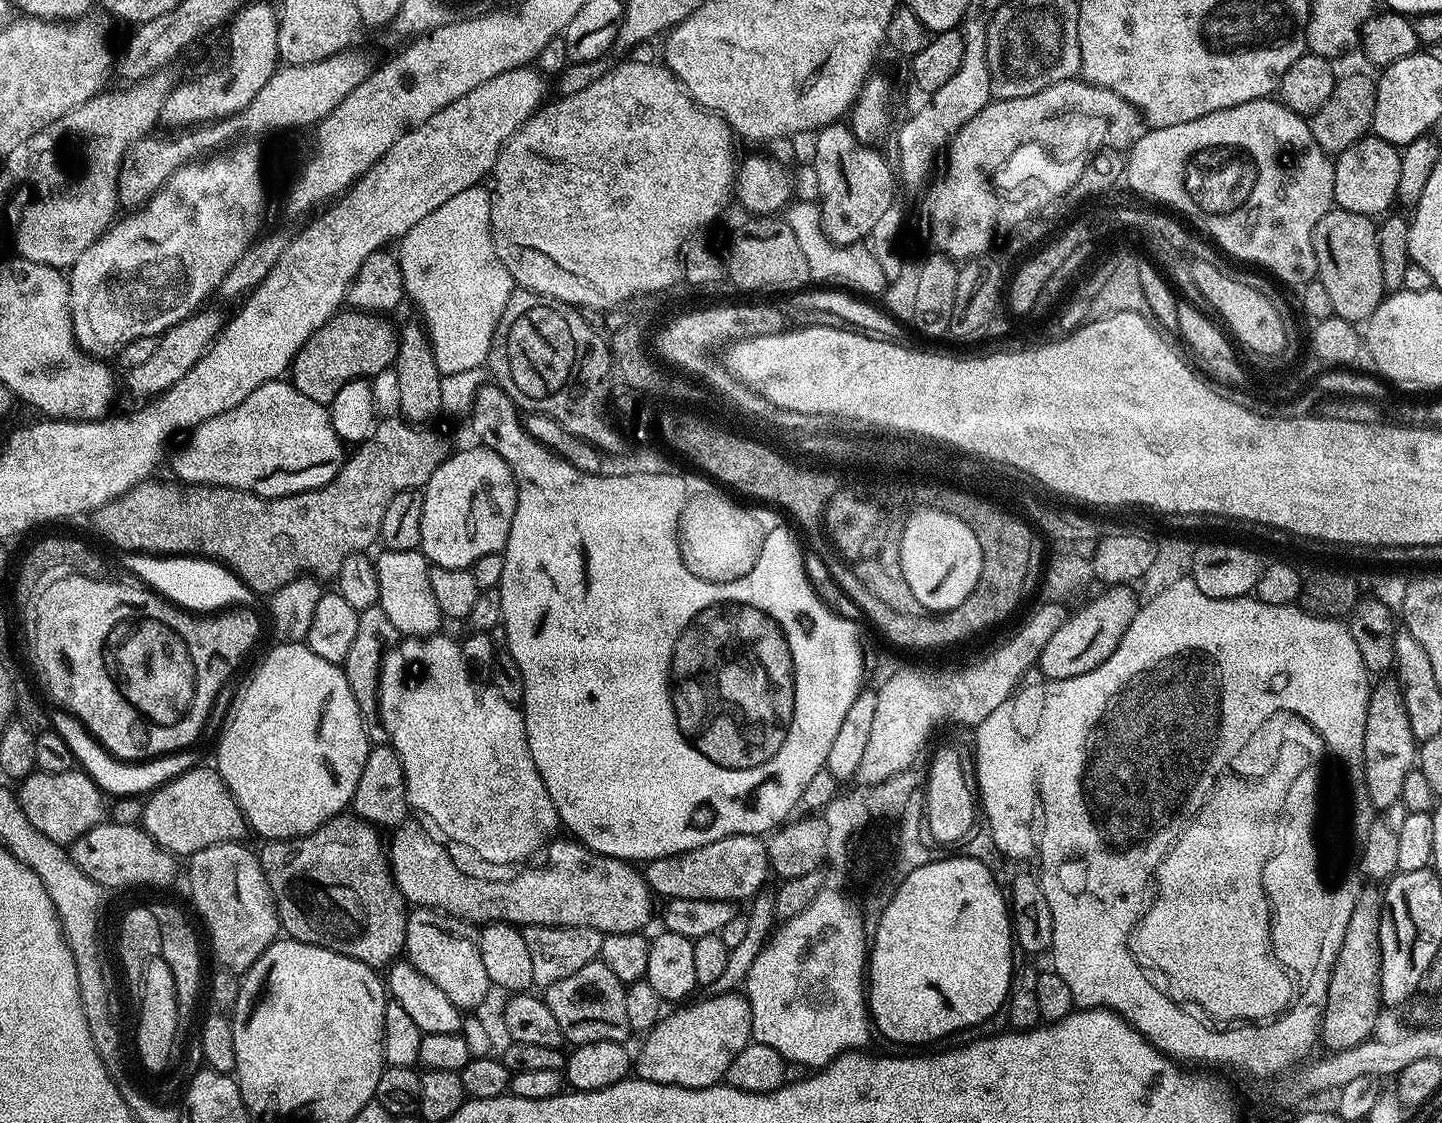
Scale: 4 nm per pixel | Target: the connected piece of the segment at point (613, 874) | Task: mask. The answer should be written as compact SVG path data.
M405 822L391 833L390 867L392 879L398 890L404 895L409 905L430 908L447 912L449 916L458 916L476 926L483 926L489 922L527 926L542 924L544 926L582 926L593 928L605 934L609 932L638 932L647 929L648 919L652 916L653 893L648 881L639 871L635 872L633 865L626 860L619 860L613 856L603 856L591 852L575 839L560 840L556 838L547 845L548 865L545 868L525 867L517 880L508 880L505 884L495 884L492 880L475 880L467 876L458 865L452 861L452 856L440 844L428 840L428 836L413 822Z

